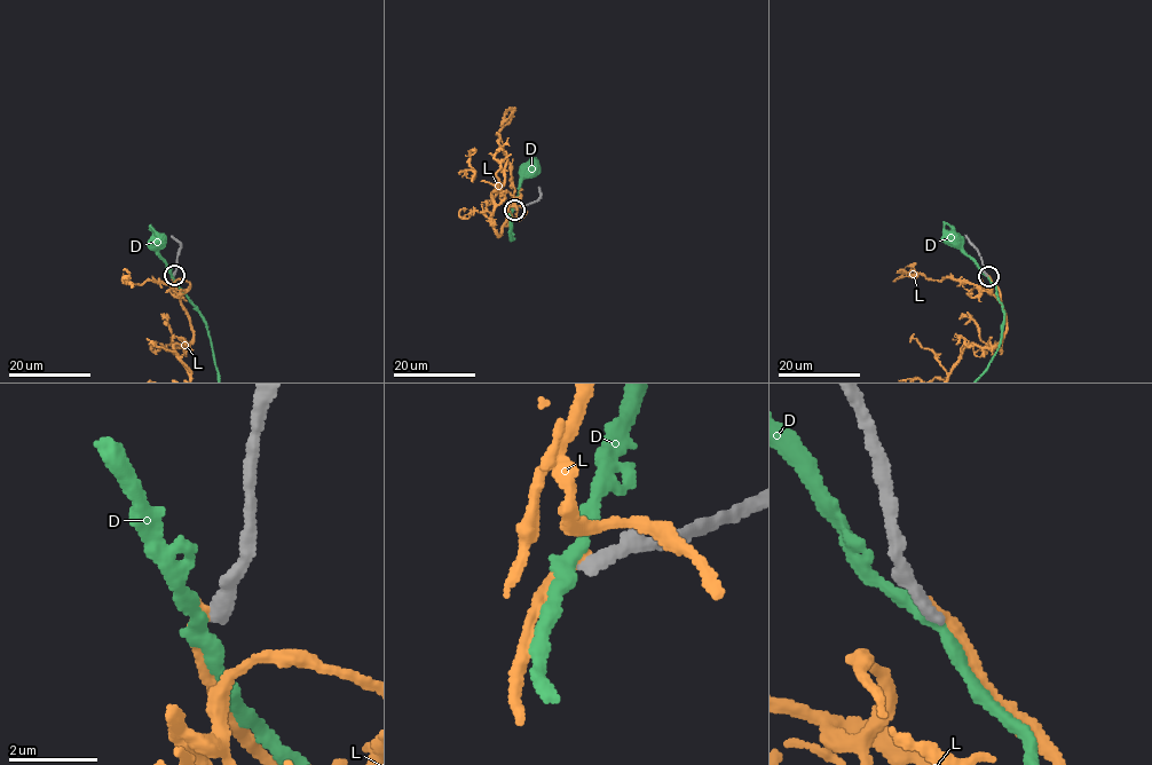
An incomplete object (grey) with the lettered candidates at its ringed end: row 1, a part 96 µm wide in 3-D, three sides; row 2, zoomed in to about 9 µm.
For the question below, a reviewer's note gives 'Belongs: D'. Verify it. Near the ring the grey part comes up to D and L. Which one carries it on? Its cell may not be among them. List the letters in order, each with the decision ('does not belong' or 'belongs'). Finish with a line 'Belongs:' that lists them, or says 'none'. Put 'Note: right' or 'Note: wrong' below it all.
D: does not belong
L: does not belong
Belongs: none
Note: wrong

